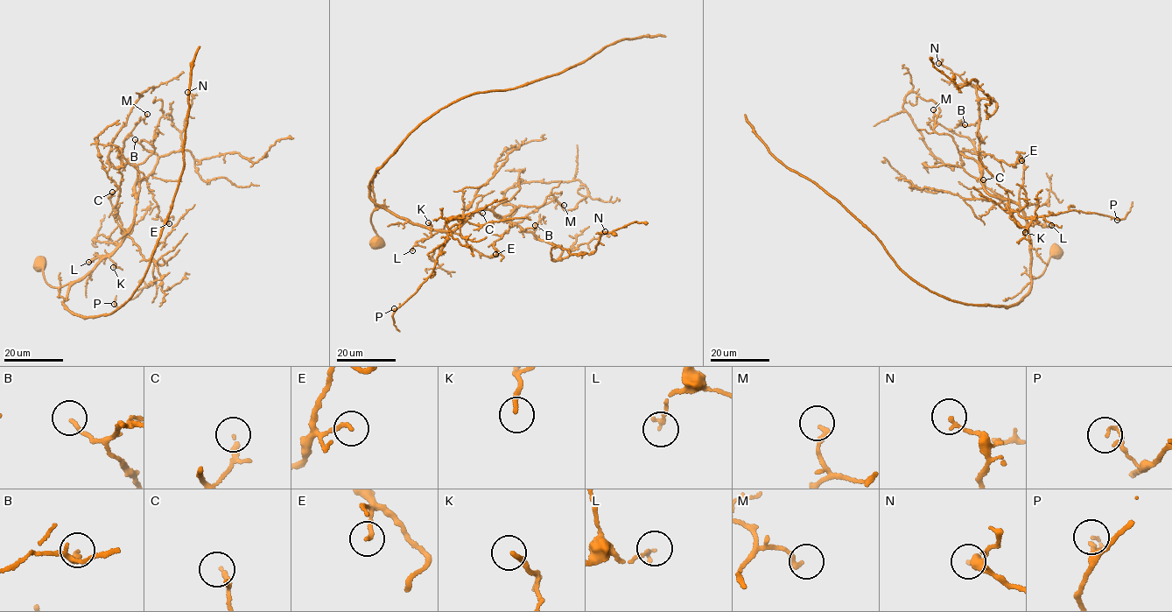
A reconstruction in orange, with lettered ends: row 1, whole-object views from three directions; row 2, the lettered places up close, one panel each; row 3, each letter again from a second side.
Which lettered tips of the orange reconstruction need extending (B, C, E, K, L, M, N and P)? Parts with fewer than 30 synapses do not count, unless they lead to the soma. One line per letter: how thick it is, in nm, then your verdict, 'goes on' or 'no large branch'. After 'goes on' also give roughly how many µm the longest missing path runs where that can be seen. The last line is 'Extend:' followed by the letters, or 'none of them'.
B: calibre 150 nm; no large branch
C: calibre 170 nm; no large branch
E: calibre 170 nm; no large branch
K: calibre 200 nm; goes on; missing 35 µm
L: calibre 150 nm; no large branch
M: calibre 200 nm; no large branch
N: calibre 140 nm; no large branch
P: calibre 130 nm; no large branch
Extend: K

